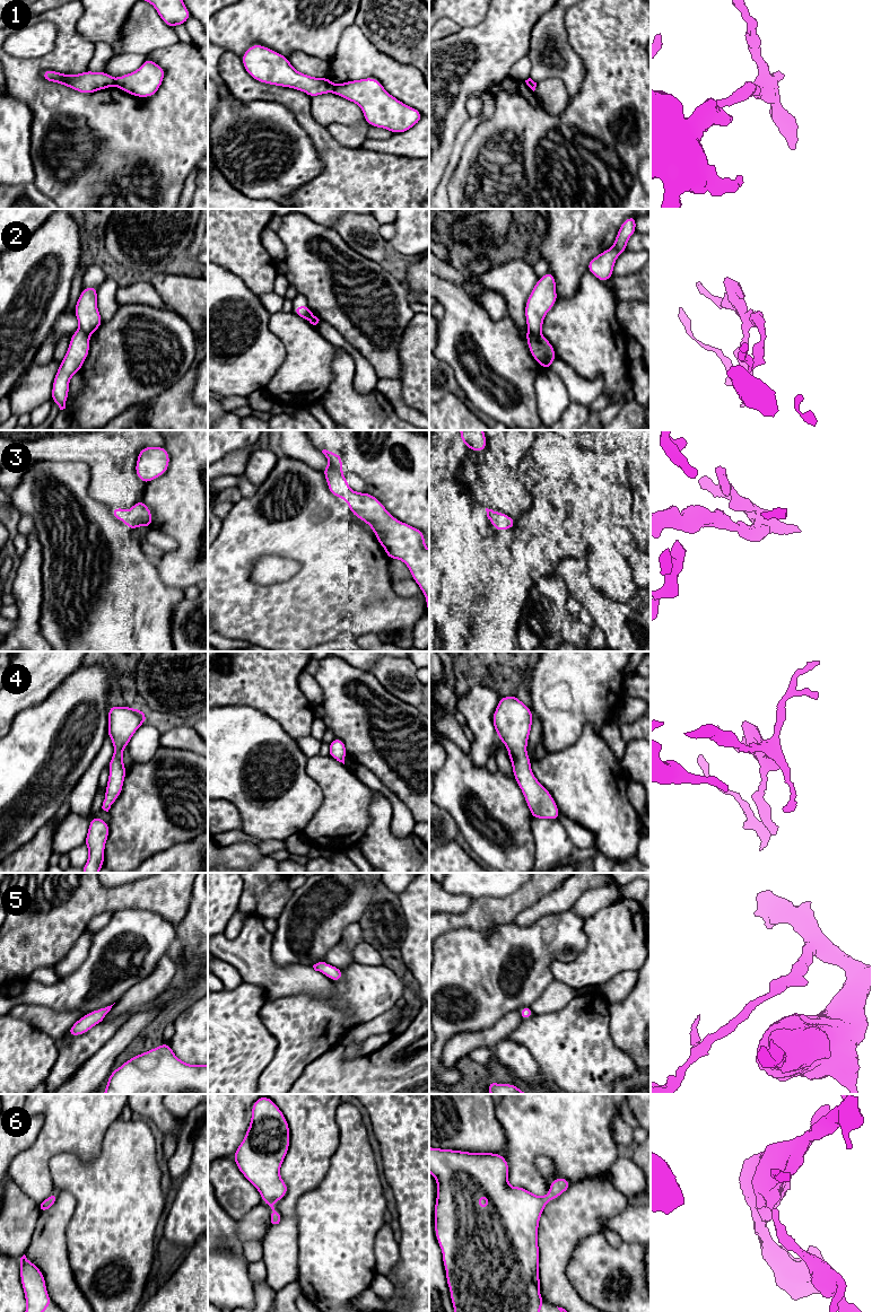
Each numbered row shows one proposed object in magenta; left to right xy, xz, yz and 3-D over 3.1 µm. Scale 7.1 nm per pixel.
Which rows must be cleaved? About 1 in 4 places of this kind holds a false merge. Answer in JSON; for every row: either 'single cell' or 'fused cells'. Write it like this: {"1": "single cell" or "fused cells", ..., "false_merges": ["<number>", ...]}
{"1": "fused cells", "2": "fused cells", "3": "single cell", "4": "single cell", "5": "single cell", "6": "single cell", "false_merges": ["1", "2"]}

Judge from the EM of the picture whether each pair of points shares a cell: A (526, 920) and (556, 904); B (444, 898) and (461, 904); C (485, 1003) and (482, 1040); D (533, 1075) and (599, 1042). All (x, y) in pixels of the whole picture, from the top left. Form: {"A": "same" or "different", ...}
{"A": "same", "B": "same", "C": "different", "D": "different"}

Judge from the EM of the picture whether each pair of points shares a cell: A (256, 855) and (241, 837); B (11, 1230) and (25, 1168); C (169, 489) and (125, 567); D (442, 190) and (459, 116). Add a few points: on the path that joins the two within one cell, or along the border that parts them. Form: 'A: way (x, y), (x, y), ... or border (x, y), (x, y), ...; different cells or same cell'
A: border (219, 846), (252, 842), (266, 855); different cells
B: border (11, 1179), (40, 1206); different cells
C: border (131, 531), (137, 538), (141, 550), (155, 565); different cells
D: border (459, 132), (441, 181); different cells

